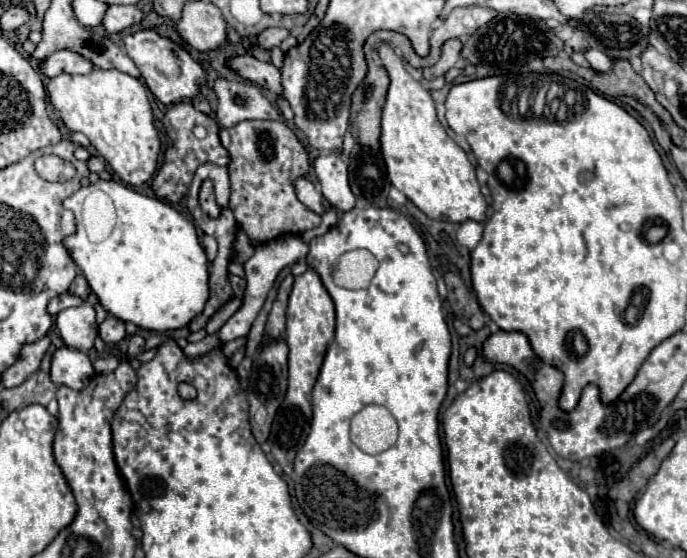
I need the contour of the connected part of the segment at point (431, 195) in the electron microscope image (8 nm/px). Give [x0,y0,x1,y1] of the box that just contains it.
[378,45,486,223]

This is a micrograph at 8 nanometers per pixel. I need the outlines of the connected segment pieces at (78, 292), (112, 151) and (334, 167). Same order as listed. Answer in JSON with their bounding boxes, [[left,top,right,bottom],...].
[[68,273,90,301],[48,69,160,185],[314,153,354,211]]

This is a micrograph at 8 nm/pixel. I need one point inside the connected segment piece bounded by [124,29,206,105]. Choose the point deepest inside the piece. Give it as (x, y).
(171, 74)

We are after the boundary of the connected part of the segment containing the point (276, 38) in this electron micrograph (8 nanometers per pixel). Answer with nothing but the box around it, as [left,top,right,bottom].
[256,29,290,51]

